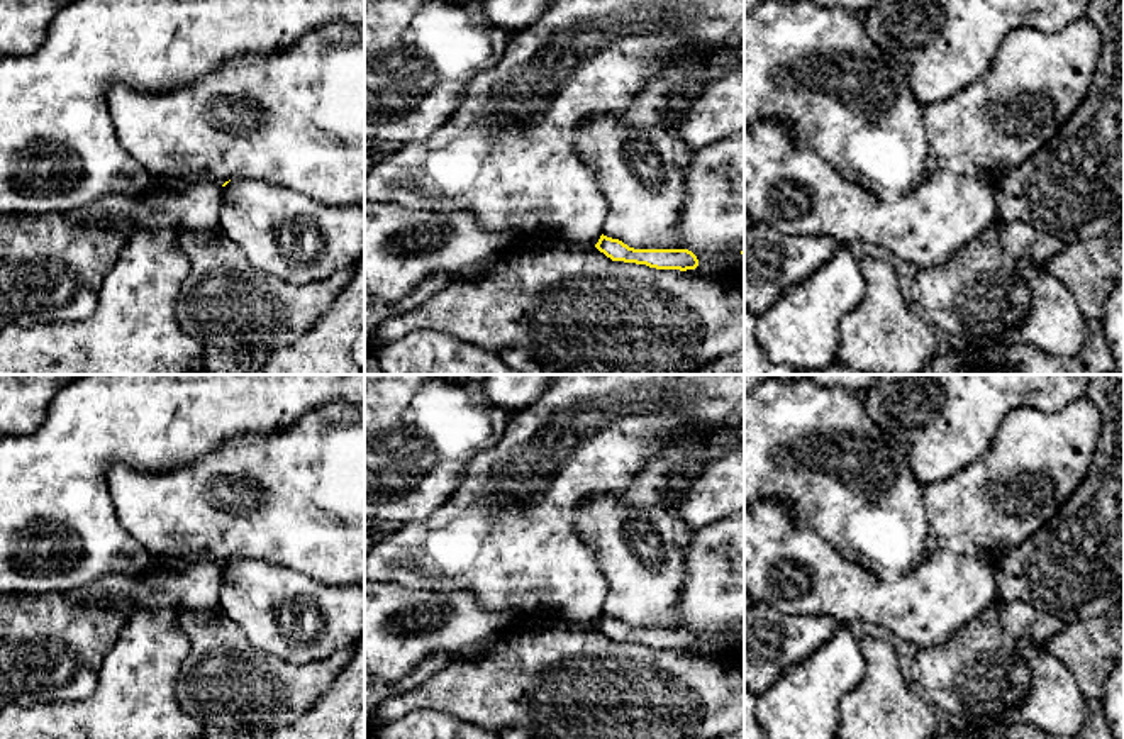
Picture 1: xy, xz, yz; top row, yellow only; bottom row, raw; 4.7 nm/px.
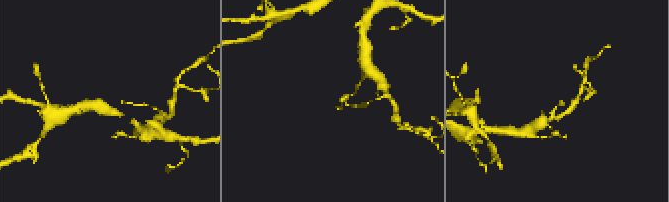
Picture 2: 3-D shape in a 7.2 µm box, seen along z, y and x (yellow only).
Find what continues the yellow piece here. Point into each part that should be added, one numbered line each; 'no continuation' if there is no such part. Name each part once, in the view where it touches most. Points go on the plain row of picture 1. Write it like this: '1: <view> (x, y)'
no continuation

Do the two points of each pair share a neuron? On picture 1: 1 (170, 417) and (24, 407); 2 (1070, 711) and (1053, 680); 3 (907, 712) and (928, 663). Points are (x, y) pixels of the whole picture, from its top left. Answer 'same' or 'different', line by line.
1: different
2: same
3: different

